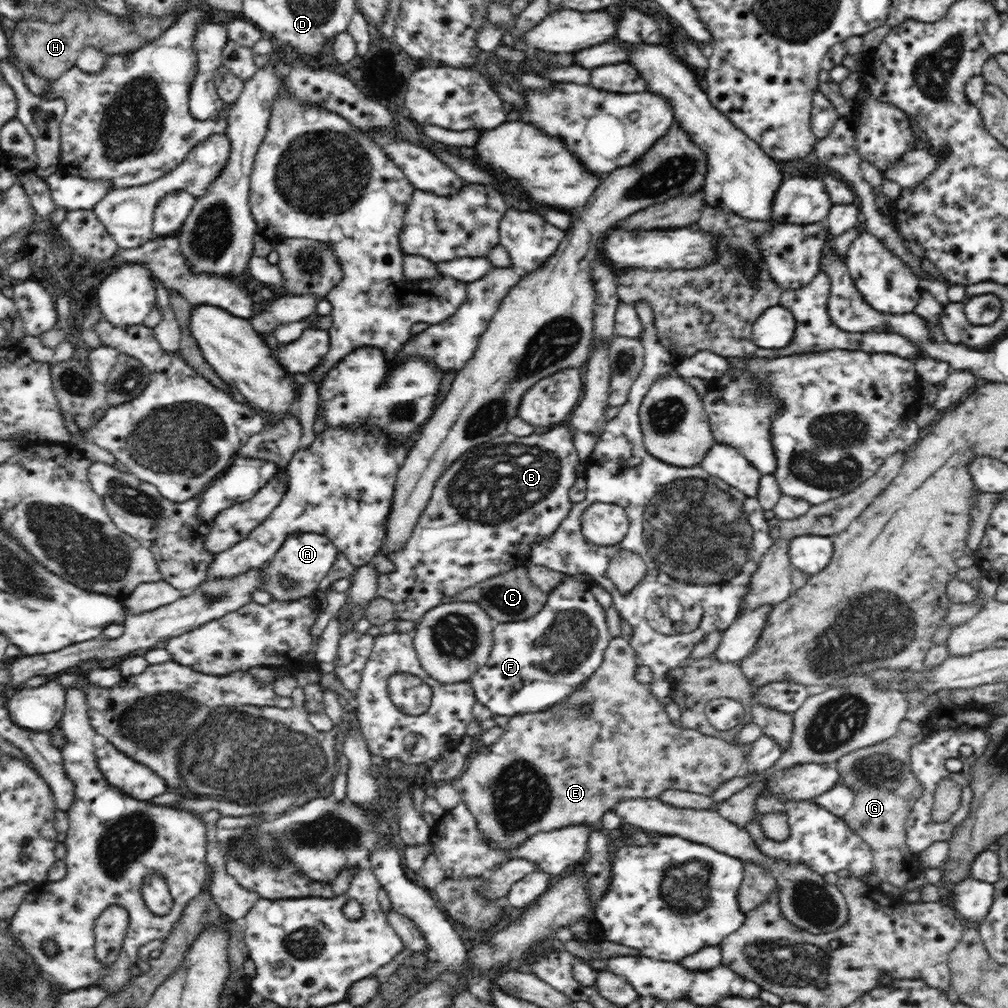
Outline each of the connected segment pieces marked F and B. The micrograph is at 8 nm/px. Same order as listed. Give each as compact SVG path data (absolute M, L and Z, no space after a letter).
M564 576L564 580L548 590L545 605L532 618L515 623L499 623L493 628L493 647L485 666L468 680L477 702L490 709L494 715L500 716L543 711L564 702L601 665L604 651L612 639L604 610L584 582L576 580L574 576Z
M562 425L528 437L507 432L467 451L440 476L411 538L404 548L392 554L390 561L396 570L380 577L377 596L395 604L396 619L418 621L427 610L438 606L442 598L456 596L493 576L526 567L529 548L540 538L549 538L572 508L568 492L578 478L574 472L578 464L573 436Z

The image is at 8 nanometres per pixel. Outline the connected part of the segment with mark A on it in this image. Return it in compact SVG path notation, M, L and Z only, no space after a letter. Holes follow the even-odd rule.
M296 531L290 533L269 565L260 573L261 590L271 594L279 601L294 601L300 598L310 597L318 589L320 580L328 574L337 560L339 550L334 546L327 536L314 532ZM280 576L296 580L296 588L286 590L280 586Z

